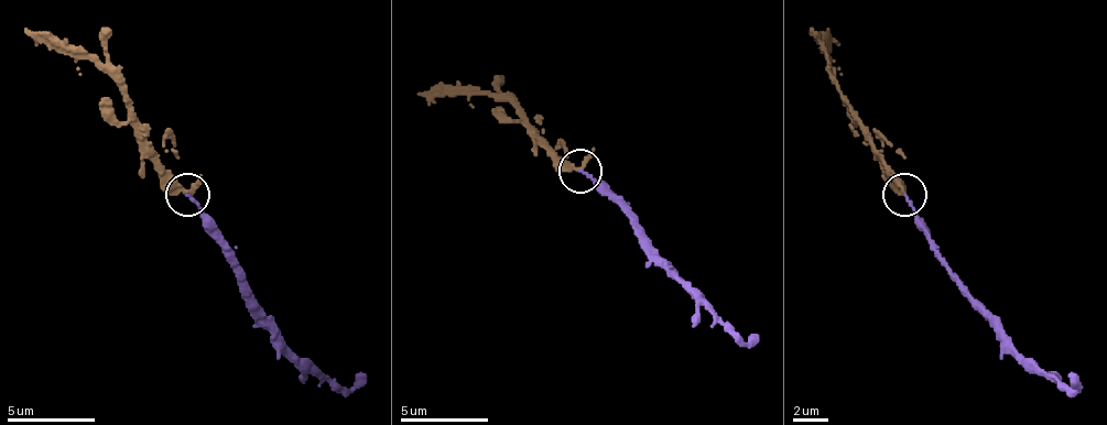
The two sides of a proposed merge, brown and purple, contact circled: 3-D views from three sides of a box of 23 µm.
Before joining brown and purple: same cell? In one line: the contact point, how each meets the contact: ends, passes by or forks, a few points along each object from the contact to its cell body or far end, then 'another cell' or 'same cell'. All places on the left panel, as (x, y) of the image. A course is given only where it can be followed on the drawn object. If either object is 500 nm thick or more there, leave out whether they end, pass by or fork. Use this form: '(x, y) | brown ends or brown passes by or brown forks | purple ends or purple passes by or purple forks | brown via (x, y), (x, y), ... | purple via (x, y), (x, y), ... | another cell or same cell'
(187, 195) | brown passes by | purple ends | brown via (186, 192), (111, 77), (89, 60), (51, 51), (24, 29) | purple via (186, 196), (266, 327), (344, 389), (353, 384), (361, 371) | same cell

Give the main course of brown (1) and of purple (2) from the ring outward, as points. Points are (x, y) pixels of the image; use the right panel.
1: (903, 192), (833, 77), (828, 60), (828, 29)
2: (903, 196), (939, 261), (991, 327), (1070, 389), (1078, 384), (1070, 371)

